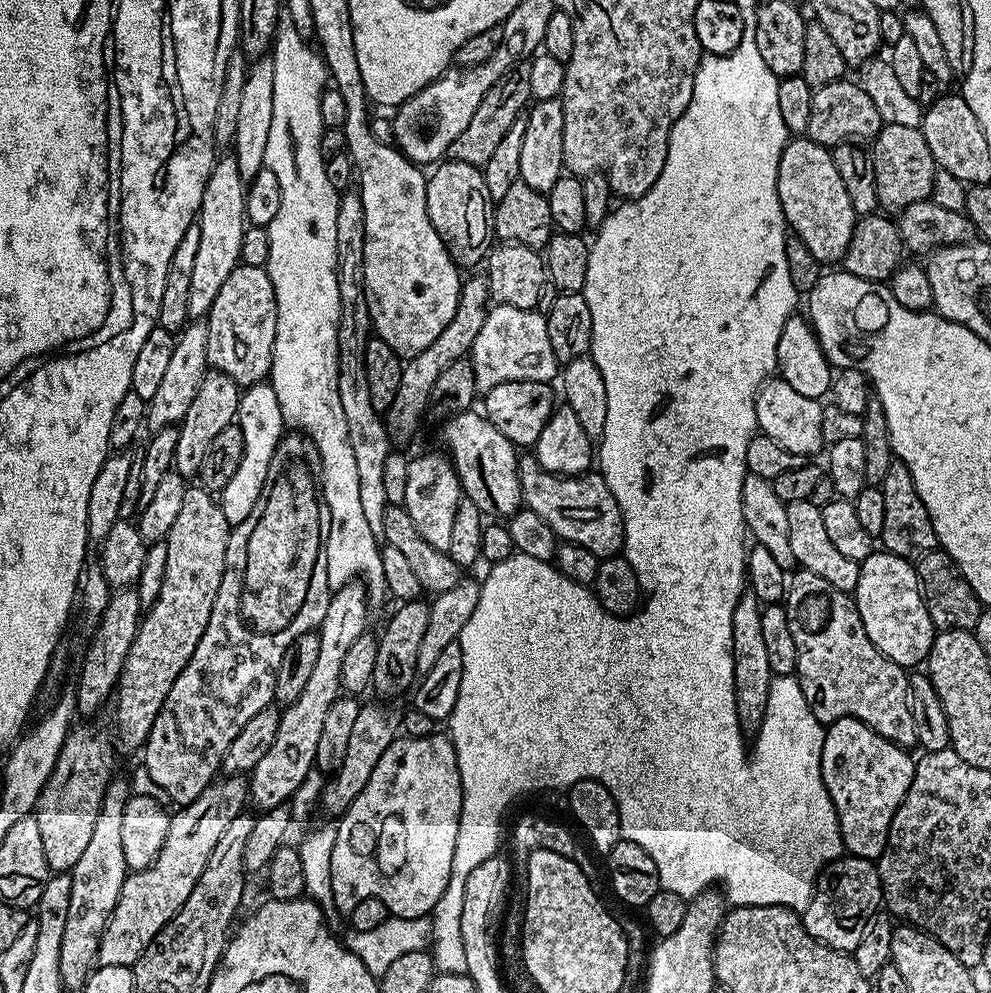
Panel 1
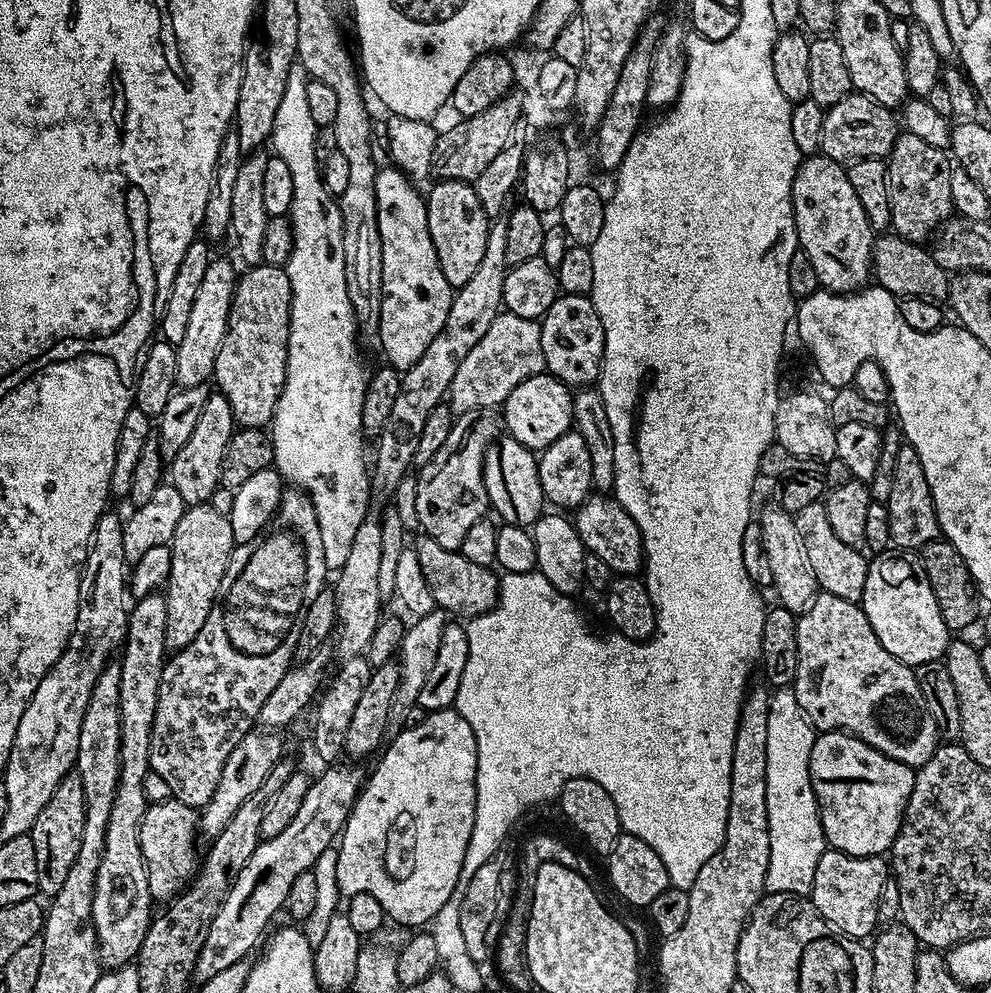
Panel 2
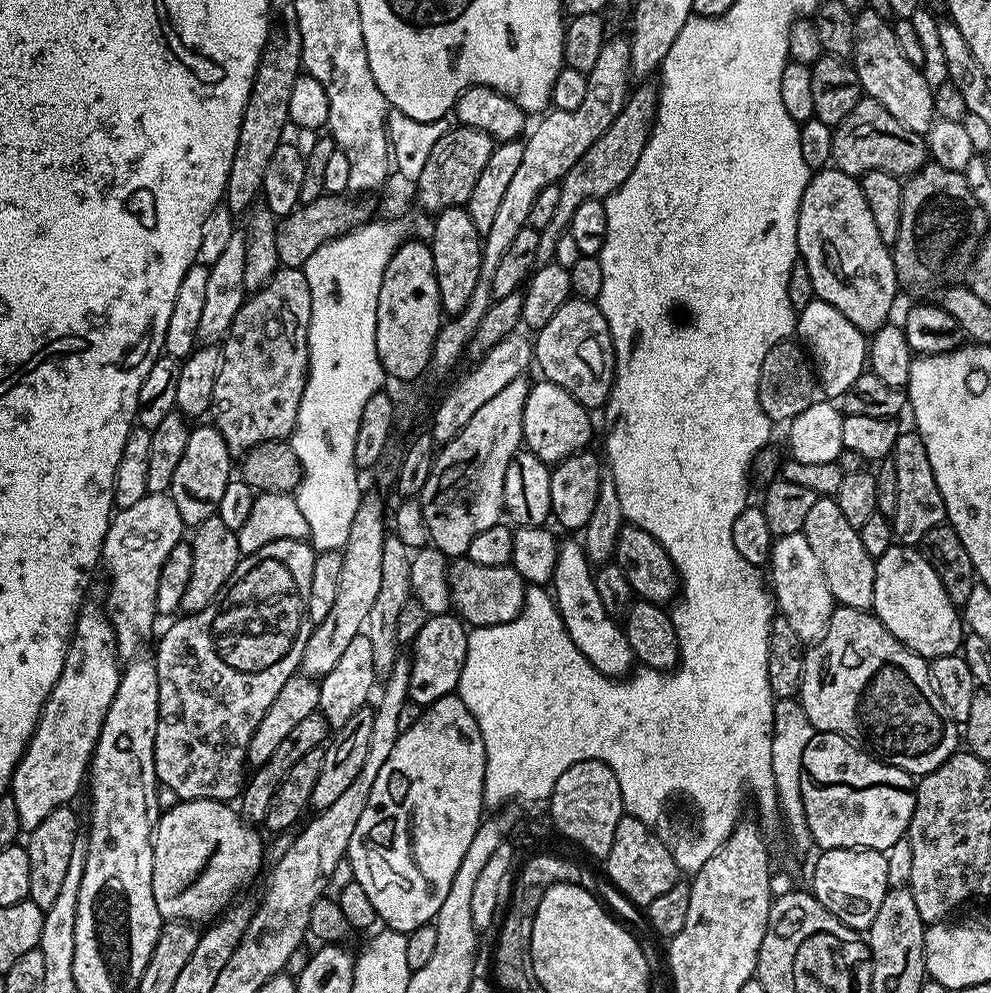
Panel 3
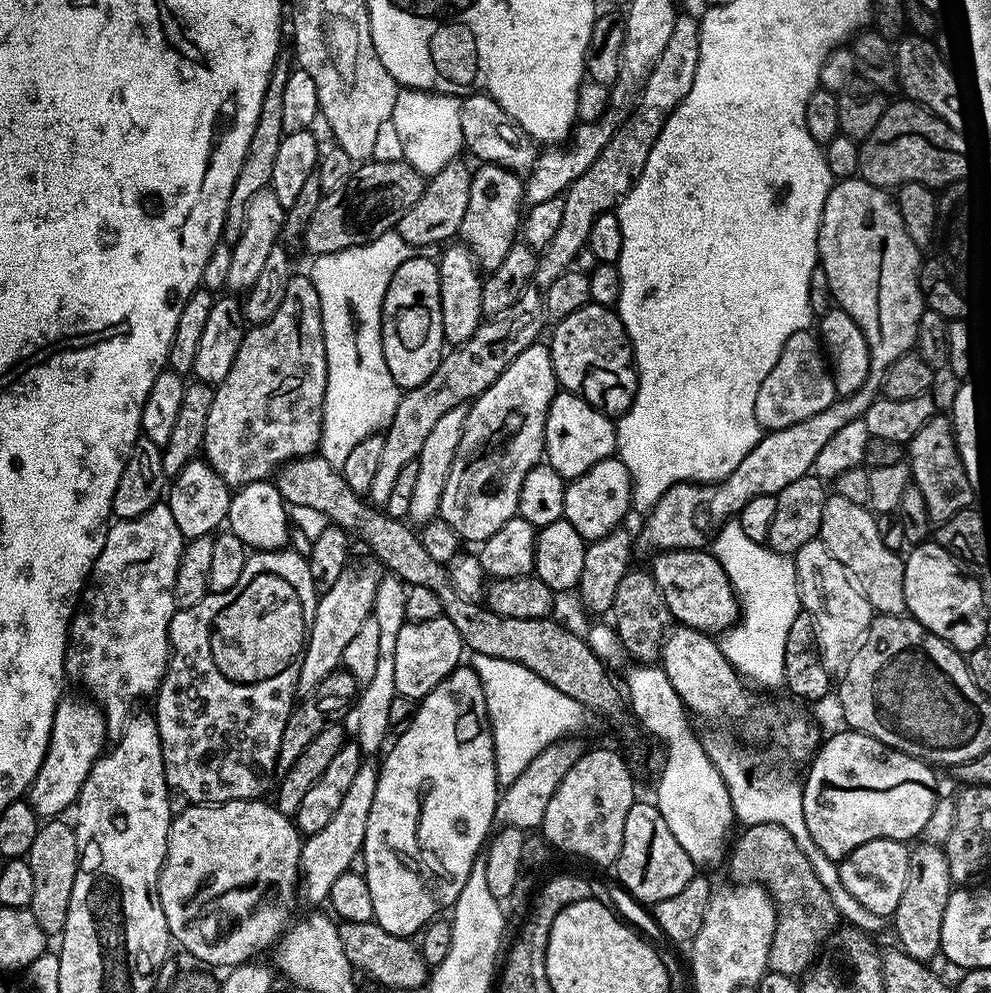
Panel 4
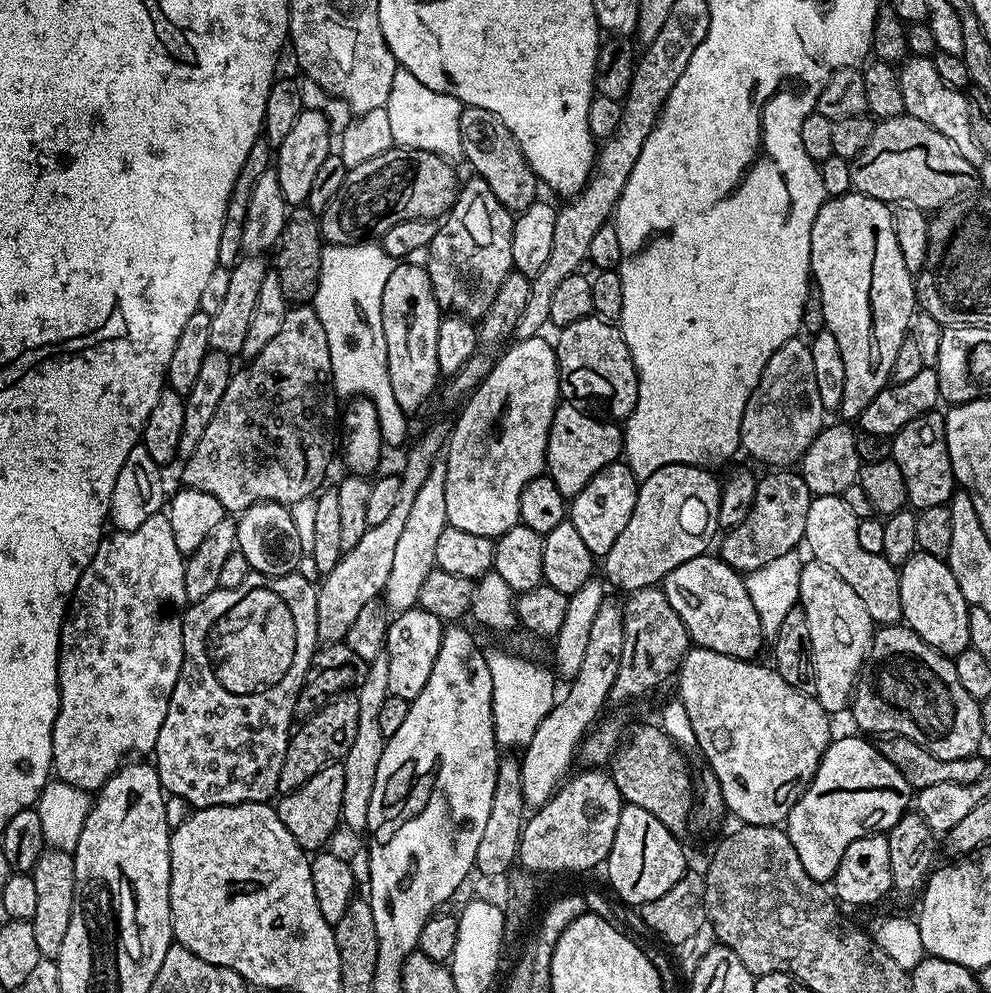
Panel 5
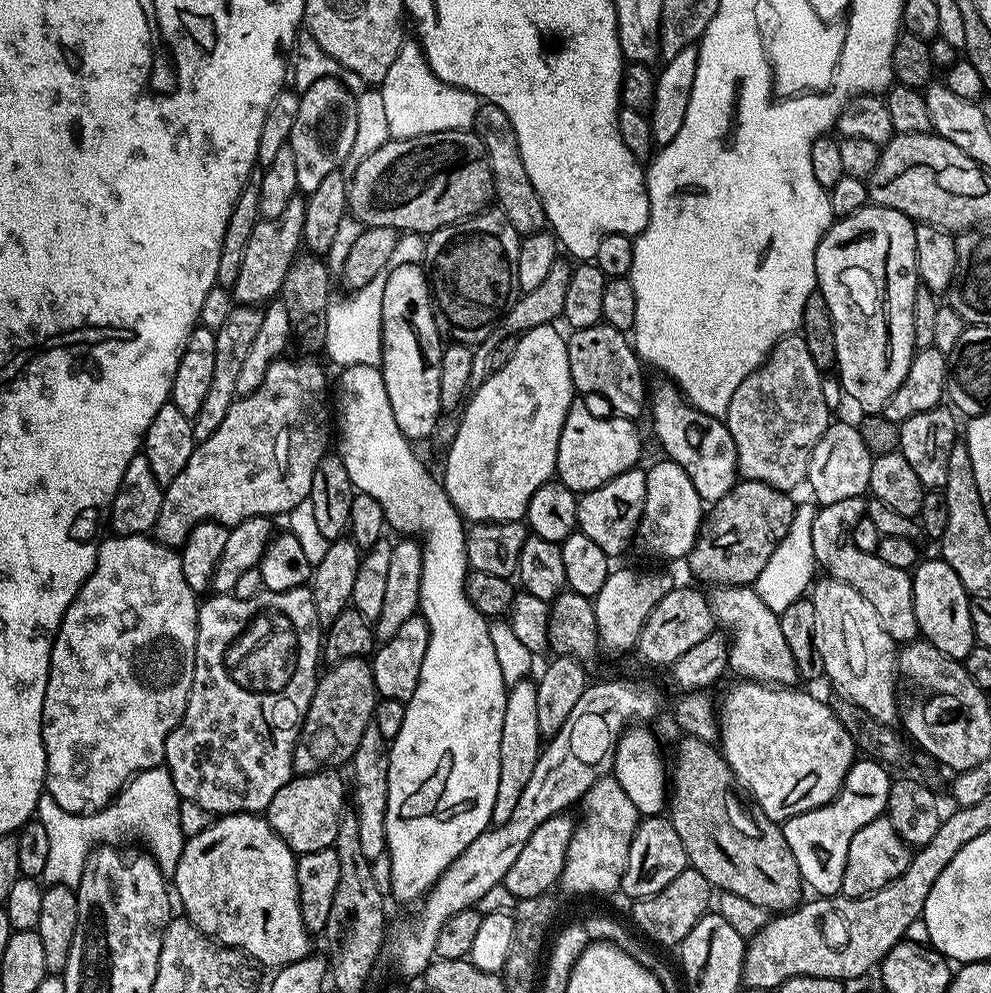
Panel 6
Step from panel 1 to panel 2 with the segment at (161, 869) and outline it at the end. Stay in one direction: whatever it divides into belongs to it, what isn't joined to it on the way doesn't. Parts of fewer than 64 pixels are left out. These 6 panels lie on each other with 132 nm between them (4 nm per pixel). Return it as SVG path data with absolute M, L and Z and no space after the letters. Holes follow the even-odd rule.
M253 730L247 732L230 750L230 758L226 758L226 766L222 766L222 778L218 778L218 786L214 786L214 794L210 794L210 802L206 802L198 816L198 828L205 837L211 838L222 834L230 818L234 818L235 812L242 807L242 802L262 786L262 781L274 766L281 763L284 752L284 740L279 731L276 730Z

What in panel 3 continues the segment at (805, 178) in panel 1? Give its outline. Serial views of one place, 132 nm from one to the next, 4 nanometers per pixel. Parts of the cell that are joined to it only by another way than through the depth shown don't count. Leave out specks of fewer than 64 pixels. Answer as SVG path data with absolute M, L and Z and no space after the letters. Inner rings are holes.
M835 166L811 173L798 210L796 251L806 270L810 270L810 278L819 299L834 306L834 310L842 313L859 332L871 334L877 332L883 324L889 323L891 316L888 315L898 297L896 267L889 245L882 242L882 234L878 234L878 226L874 226L870 206L866 206L866 197L862 194L857 177L841 172Z

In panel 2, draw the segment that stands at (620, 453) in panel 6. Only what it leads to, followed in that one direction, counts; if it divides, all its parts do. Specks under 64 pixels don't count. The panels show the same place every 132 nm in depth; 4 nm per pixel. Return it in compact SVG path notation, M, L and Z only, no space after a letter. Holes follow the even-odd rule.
M541 374L526 378L504 400L502 405L502 424L507 435L513 436L522 446L531 448L539 454L544 451L550 442L562 438L562 434L573 431L572 419L573 393L569 385L562 383L551 374ZM504 411L504 412L503 412Z

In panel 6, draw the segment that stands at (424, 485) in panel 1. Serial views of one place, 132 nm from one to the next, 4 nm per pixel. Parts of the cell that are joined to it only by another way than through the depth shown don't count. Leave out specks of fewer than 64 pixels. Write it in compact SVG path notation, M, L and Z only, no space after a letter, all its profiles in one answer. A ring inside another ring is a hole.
M543 324L523 333L516 342L516 349L509 354L508 361L489 374L463 405L464 417L444 460L444 492L468 522L505 524L508 520L523 521L528 514L530 498L534 498L534 490L556 476L558 438L566 414L574 403L568 341L563 335L560 337L556 326Z

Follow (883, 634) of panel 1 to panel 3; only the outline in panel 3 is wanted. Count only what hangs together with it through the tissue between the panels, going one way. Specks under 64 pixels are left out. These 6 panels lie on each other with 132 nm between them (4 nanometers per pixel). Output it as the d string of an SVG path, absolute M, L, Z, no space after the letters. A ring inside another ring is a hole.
M899 542L875 557L874 598L871 611L910 650L929 661L939 656L954 656L961 651L966 635L961 613L950 602L934 566L923 551Z

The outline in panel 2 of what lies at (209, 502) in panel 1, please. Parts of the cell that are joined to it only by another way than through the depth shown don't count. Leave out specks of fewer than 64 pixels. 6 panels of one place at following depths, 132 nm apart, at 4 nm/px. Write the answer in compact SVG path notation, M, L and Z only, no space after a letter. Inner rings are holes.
M211 503L185 507L170 541L172 557L166 585L166 649L185 648L198 638L198 630L202 630L206 618L210 618L216 591L222 586L222 578L236 545L228 517L218 514Z

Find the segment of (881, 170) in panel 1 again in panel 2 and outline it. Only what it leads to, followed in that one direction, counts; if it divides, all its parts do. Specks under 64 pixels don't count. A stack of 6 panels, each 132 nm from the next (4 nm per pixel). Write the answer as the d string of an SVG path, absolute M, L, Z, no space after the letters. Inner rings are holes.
M904 130L897 135L894 146L888 151L886 163L892 215L891 231L913 242L927 241L953 215L950 174L954 164L949 153L938 146L930 146L918 138L918 135Z

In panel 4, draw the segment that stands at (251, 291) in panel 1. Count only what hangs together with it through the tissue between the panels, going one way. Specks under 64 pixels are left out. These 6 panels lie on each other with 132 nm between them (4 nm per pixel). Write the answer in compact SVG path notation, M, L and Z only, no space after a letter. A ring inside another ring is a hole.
M293 275L282 294L278 310L266 322L245 331L238 354L234 354L230 374L215 385L210 414L206 414L203 459L228 485L243 486L269 479L287 460L313 455L320 447L327 373L318 290L314 290L311 275Z

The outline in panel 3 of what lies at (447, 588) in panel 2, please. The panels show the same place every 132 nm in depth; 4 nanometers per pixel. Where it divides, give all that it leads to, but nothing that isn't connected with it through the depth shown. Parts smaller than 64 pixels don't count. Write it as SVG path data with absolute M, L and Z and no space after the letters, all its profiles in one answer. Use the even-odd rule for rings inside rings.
M456 558L448 566L448 590L452 599L451 611L472 628L498 626L518 618L528 593L526 581L511 564L478 566L467 558Z

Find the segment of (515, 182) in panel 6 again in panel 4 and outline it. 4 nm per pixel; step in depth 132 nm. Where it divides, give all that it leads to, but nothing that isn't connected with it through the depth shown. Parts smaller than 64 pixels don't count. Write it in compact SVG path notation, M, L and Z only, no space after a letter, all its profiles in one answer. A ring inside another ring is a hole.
M469 94L460 100L462 118L462 138L464 148L477 156L477 161L497 164L510 172L527 173L538 155L537 141L533 140L512 121L498 106L494 98L487 94Z

